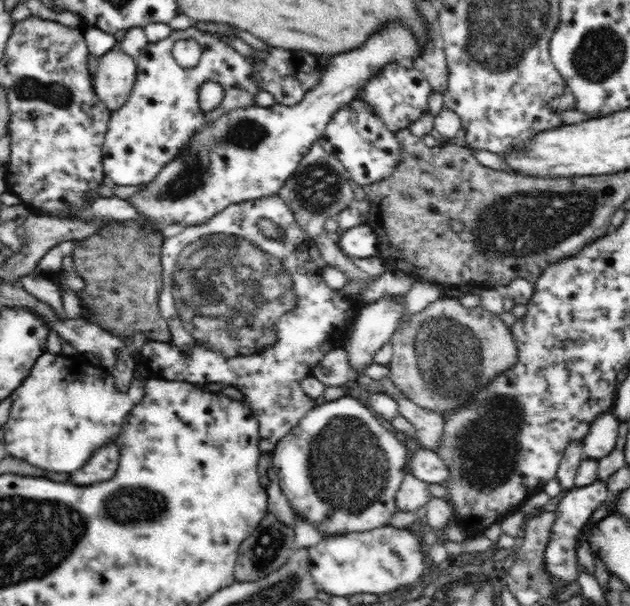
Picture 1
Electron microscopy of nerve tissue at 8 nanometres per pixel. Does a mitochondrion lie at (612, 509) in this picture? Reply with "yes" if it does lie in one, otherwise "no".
no

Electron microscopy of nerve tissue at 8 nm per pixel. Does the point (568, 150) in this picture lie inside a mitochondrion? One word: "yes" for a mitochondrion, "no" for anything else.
no

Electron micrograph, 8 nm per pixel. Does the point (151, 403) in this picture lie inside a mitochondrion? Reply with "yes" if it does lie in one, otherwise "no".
no

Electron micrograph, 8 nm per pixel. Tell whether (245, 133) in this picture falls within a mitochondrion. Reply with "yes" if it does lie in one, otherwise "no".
yes

